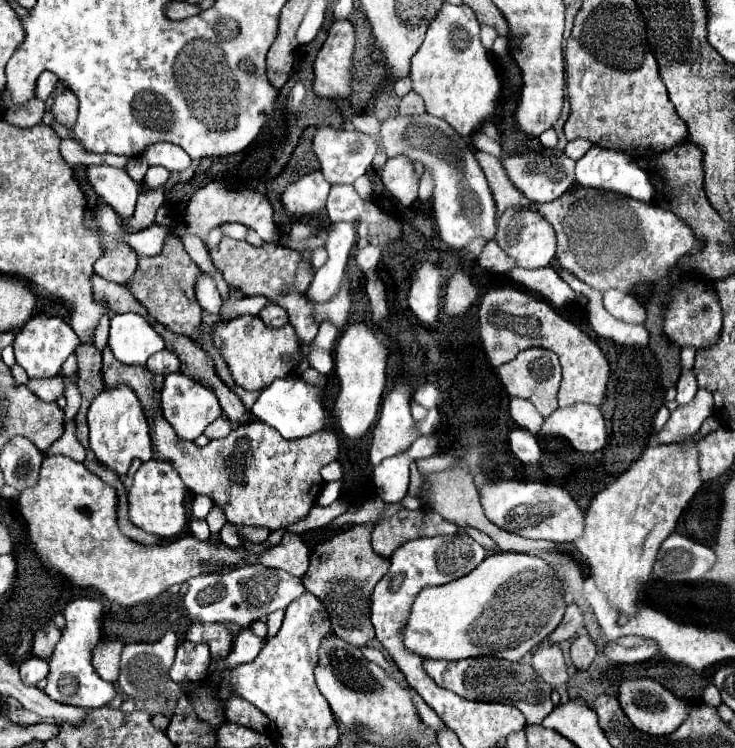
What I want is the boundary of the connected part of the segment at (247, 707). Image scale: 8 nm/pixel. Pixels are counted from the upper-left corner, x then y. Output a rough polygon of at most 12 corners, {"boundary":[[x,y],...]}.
{"boundary":[[232,694],[226,700],[228,722],[264,732],[266,716]]}

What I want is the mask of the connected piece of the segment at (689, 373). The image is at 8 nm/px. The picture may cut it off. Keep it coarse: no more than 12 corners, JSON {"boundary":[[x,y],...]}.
{"boundary":[[682,370],[676,402],[688,404],[698,390],[694,370]]}

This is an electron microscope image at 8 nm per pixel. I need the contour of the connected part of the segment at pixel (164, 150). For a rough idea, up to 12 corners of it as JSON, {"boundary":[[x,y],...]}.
{"boundary":[[158,142],[142,154],[150,166],[180,172],[190,156],[176,144]]}

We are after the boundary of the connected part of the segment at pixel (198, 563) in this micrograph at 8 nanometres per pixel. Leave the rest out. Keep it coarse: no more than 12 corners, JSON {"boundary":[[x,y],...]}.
{"boundary":[[46,456],[18,496],[42,562],[134,606],[250,548],[134,544],[114,488]]}

